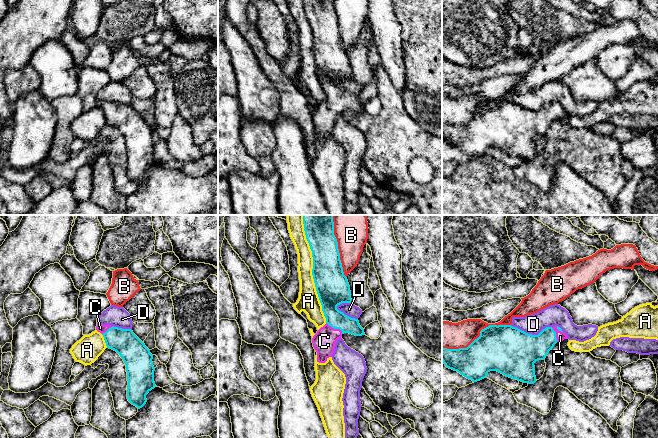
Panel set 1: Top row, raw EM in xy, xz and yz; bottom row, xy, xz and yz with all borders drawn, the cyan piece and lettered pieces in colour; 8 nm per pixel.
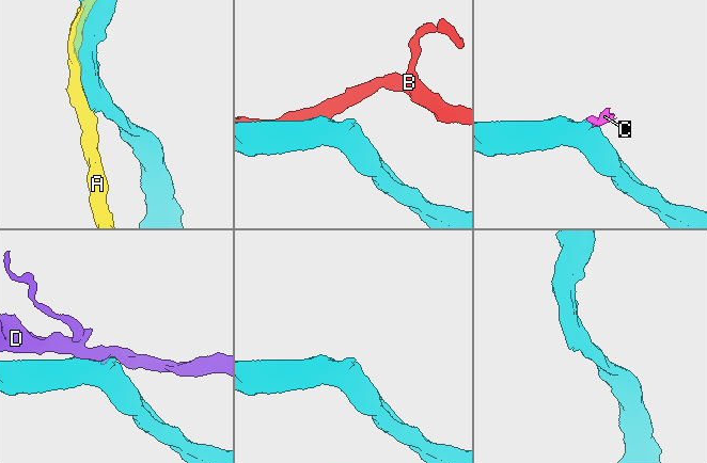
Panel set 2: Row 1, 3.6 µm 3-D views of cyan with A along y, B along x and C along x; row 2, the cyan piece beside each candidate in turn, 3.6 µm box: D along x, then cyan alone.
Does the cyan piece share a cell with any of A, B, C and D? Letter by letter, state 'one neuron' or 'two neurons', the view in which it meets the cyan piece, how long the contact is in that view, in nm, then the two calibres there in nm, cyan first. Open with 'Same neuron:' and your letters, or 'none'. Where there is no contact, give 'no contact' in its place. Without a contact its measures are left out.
Same neuron: C
A: two neurons; contact in xz; length 800 nm; calibres 260 and 170 nm
B: two neurons; contact in yz; length 600 nm; calibres 380 and 220 nm
C: one neuron; contact in xz; length 160 nm; calibres 170 and 180 nm
D: two neurons; contact in yz; length 340 nm; calibres 380 and 180 nm

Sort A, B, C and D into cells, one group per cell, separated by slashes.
A / B / C / D

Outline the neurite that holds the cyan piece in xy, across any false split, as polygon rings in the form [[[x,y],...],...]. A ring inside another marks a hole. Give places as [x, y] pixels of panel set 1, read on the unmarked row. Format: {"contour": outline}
{"contour": [[[97,101],[96,106],[100,108],[109,125],[116,127],[123,135],[127,148],[127,175],[138,185],[142,184],[146,178],[146,171],[156,163],[154,158],[153,131],[145,120],[133,109],[131,105],[122,105],[111,101]]]}

